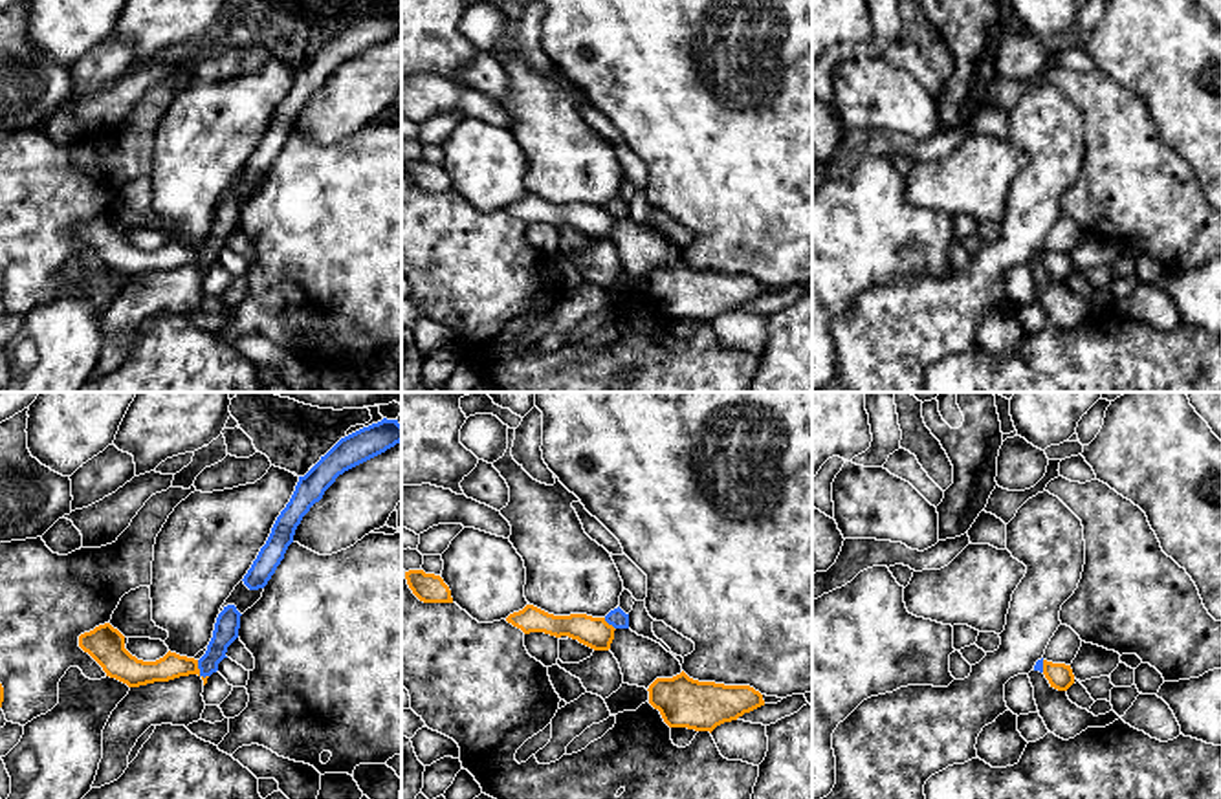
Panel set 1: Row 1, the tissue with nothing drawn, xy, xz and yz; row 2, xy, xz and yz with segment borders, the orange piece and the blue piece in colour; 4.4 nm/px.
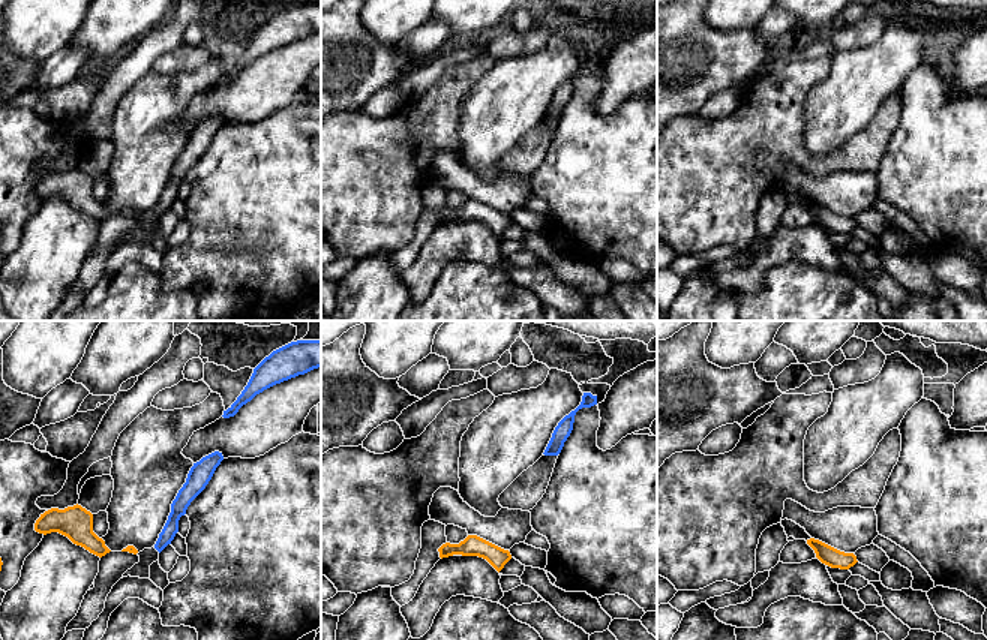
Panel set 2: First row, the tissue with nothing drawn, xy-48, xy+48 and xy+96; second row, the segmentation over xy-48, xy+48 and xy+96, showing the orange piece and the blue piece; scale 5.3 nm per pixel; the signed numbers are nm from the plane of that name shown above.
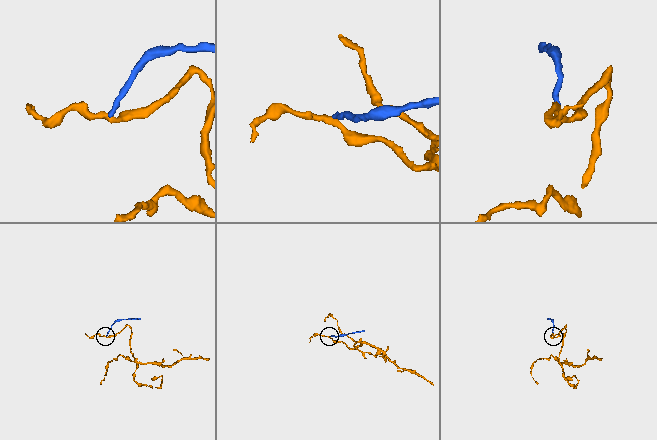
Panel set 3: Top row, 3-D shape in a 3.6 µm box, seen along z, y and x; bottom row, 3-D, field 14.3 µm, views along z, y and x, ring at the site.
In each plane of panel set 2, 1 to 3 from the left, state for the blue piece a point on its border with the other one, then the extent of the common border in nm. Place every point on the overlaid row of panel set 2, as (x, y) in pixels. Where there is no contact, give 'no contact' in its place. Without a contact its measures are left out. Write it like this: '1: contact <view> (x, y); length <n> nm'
1: no contact
2: no contact
3: no contact

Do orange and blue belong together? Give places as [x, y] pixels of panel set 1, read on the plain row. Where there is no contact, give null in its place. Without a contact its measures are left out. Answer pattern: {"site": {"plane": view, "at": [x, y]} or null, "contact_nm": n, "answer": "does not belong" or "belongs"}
{"site": {"plane": "xy", "at": [198, 261]}, "contact_nm": 90, "answer": "does not belong"}

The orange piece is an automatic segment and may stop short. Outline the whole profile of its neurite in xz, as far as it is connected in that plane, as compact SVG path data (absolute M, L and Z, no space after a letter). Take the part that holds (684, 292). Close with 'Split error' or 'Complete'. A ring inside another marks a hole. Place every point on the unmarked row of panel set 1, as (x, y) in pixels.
M684 260L673 268L656 268L649 275L649 293L669 317L713 321L764 295L763 284L750 275L698 271Z. Complete

